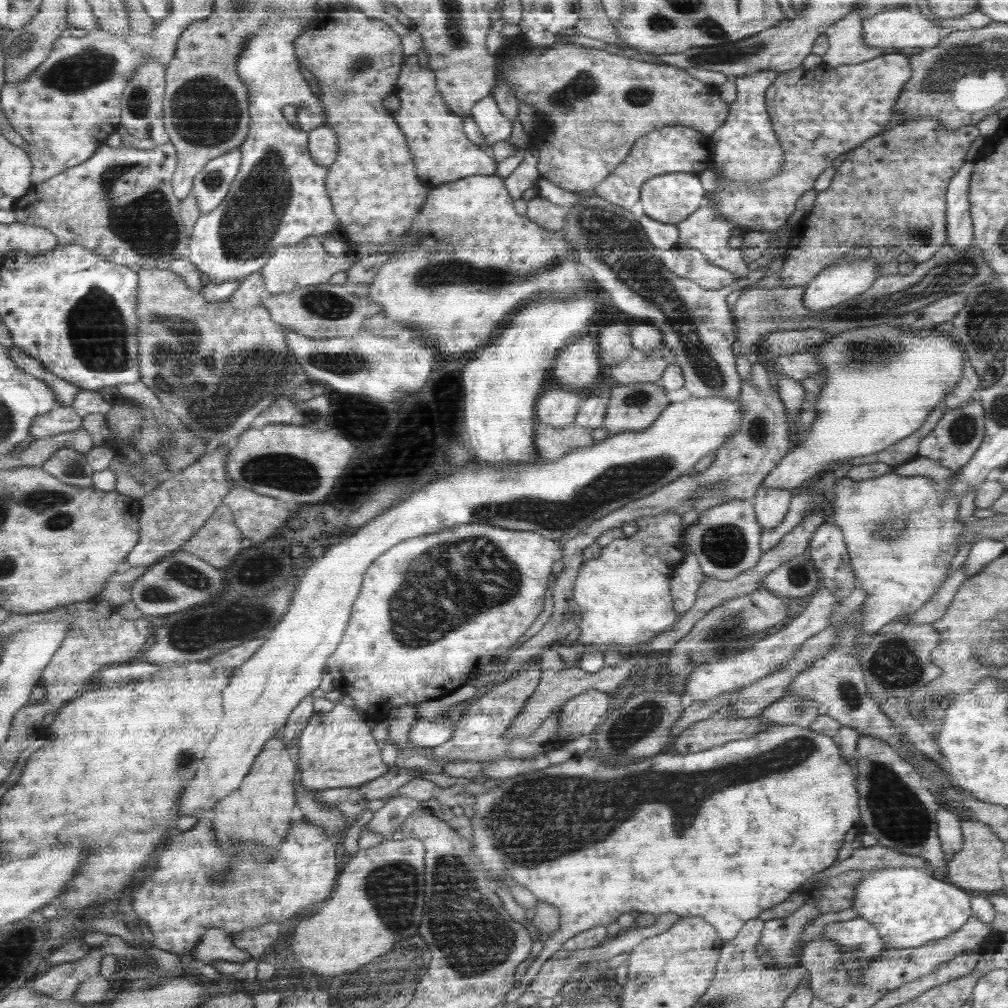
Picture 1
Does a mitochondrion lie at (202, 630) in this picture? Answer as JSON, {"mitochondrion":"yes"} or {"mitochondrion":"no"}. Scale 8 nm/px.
{"mitochondrion":"yes"}

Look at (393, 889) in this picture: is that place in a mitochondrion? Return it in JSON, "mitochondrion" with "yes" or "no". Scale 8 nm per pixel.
{"mitochondrion":"yes"}

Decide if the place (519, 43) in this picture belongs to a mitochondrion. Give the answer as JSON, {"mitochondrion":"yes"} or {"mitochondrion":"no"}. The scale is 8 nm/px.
{"mitochondrion":"no"}

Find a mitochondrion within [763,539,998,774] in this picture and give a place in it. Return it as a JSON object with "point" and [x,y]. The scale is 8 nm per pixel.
{"point":[895,664]}

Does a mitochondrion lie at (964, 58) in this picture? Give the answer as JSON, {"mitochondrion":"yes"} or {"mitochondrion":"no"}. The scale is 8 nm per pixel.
{"mitochondrion":"yes"}

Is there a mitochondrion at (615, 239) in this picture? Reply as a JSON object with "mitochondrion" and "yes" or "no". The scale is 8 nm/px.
{"mitochondrion":"yes"}

